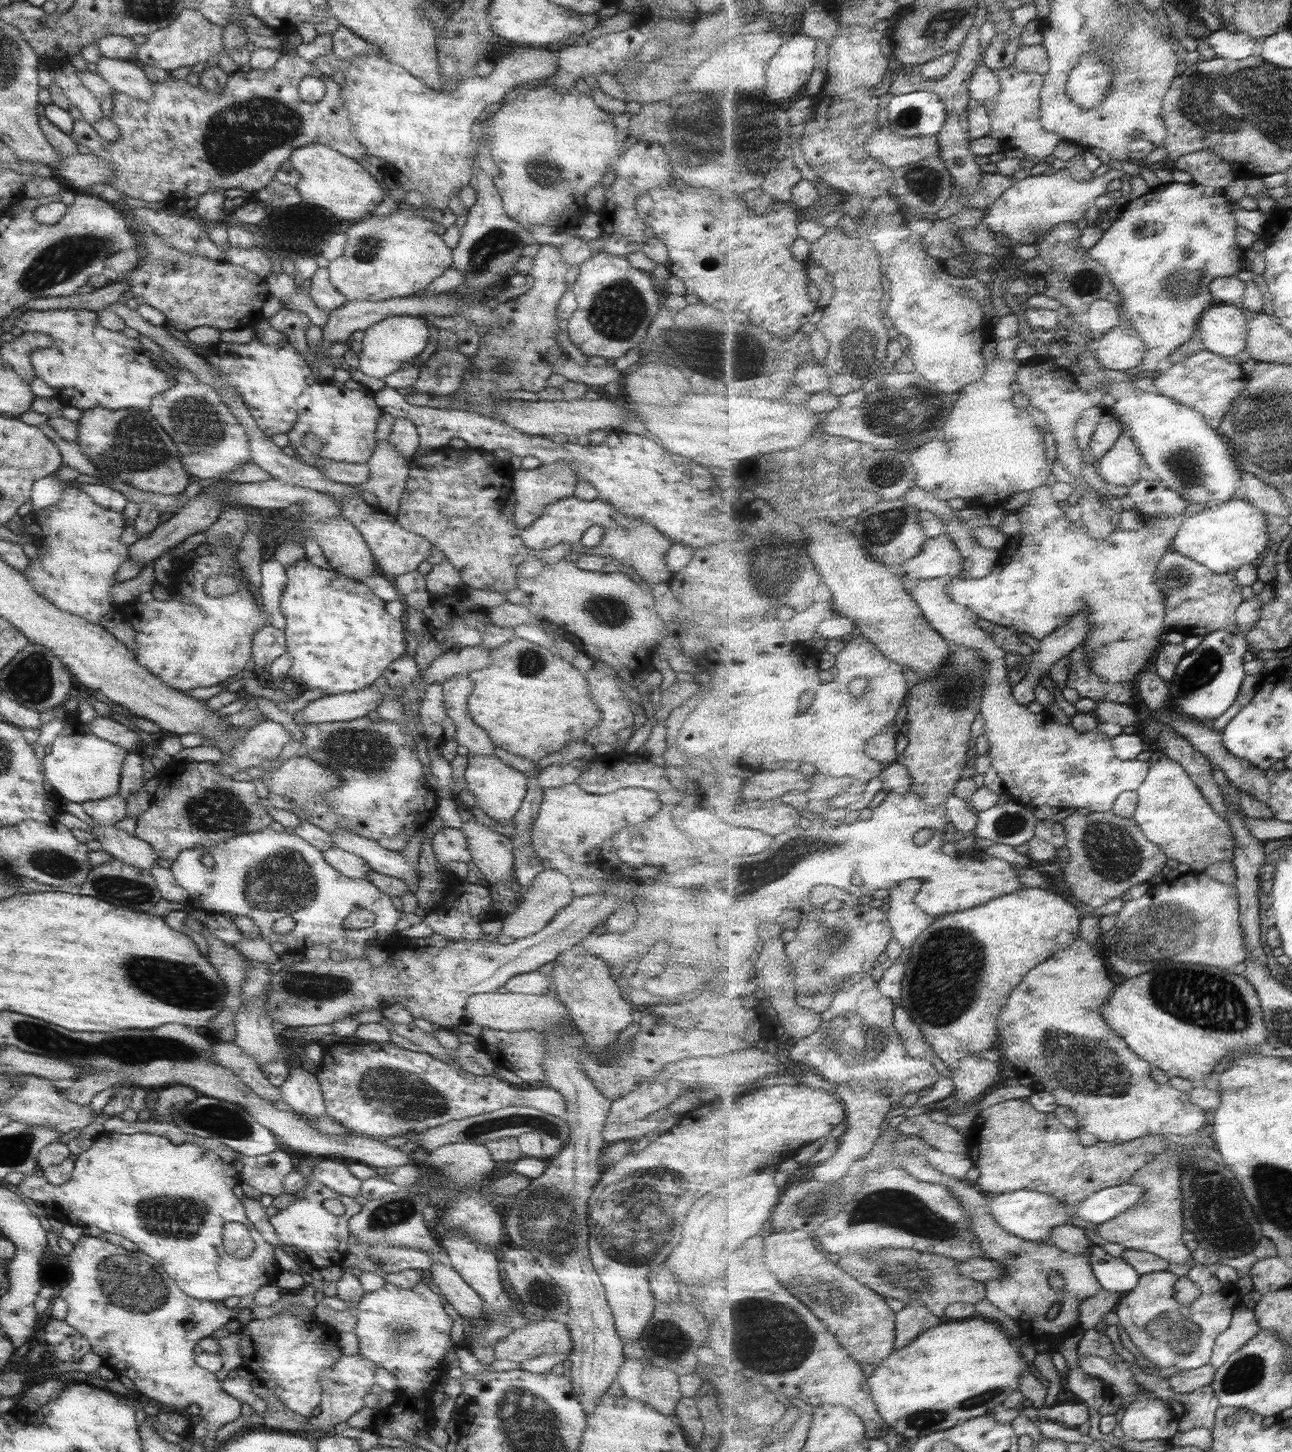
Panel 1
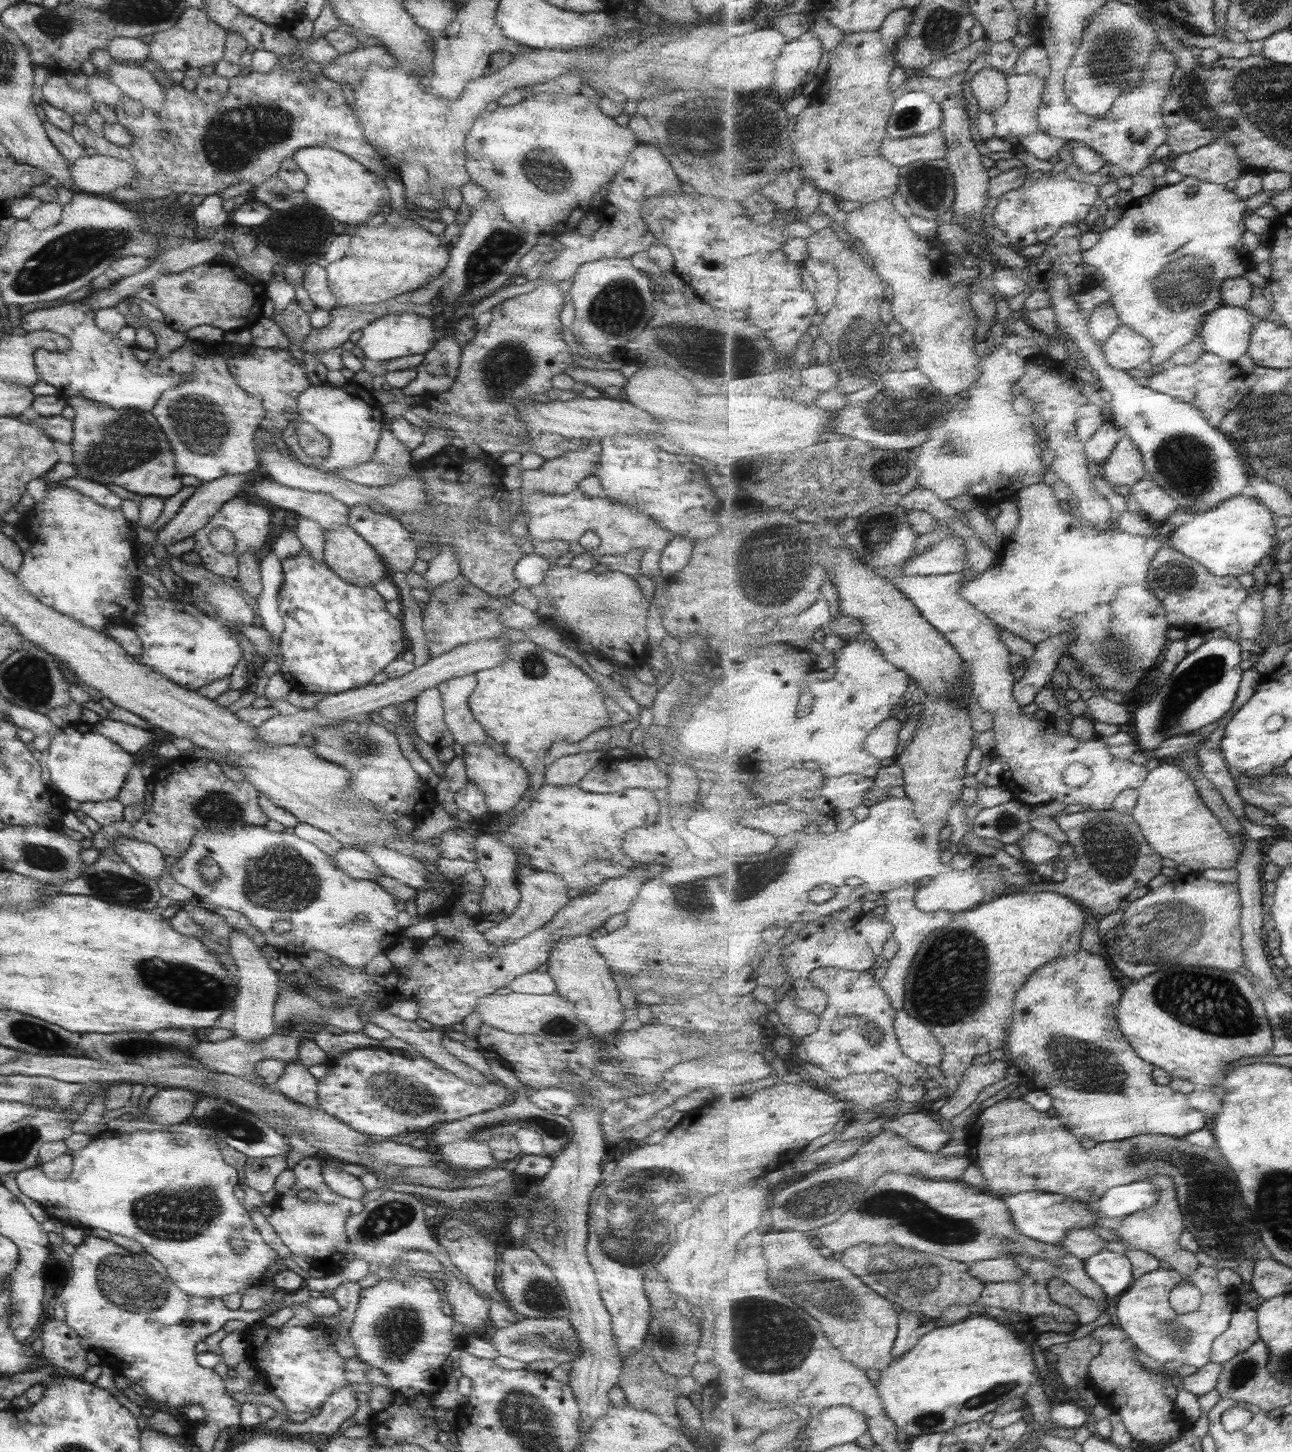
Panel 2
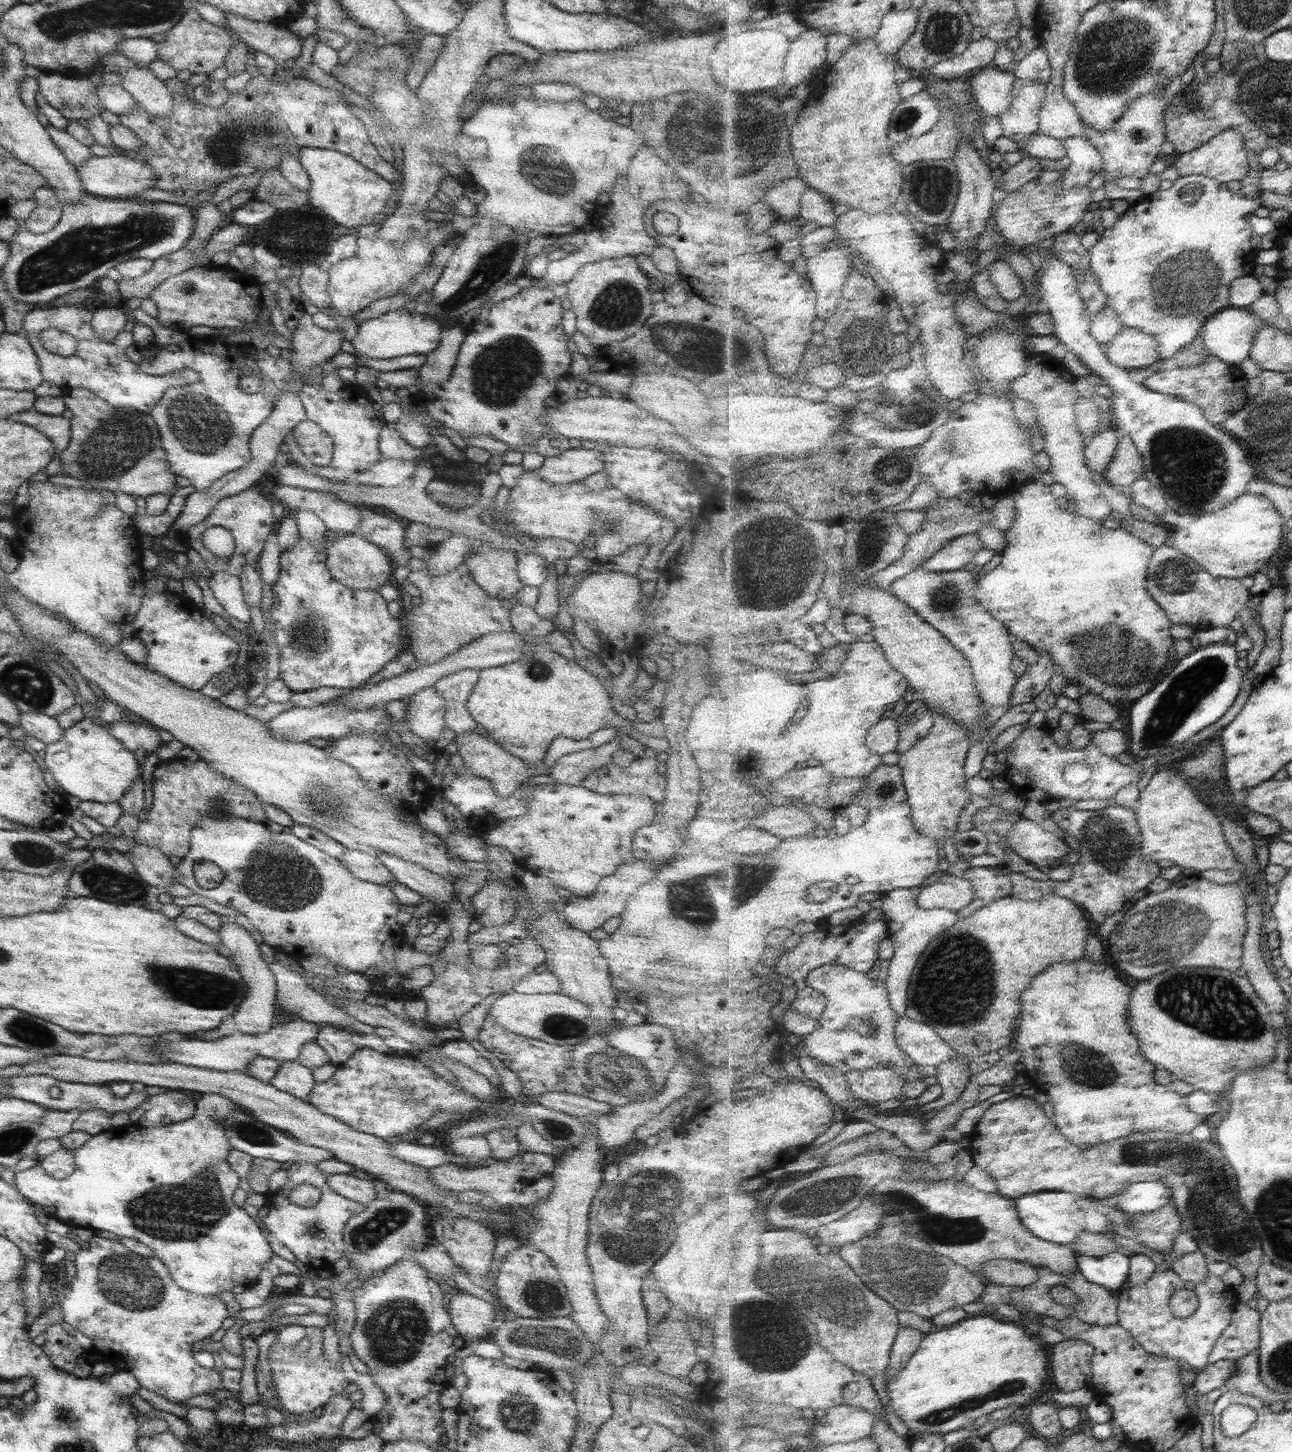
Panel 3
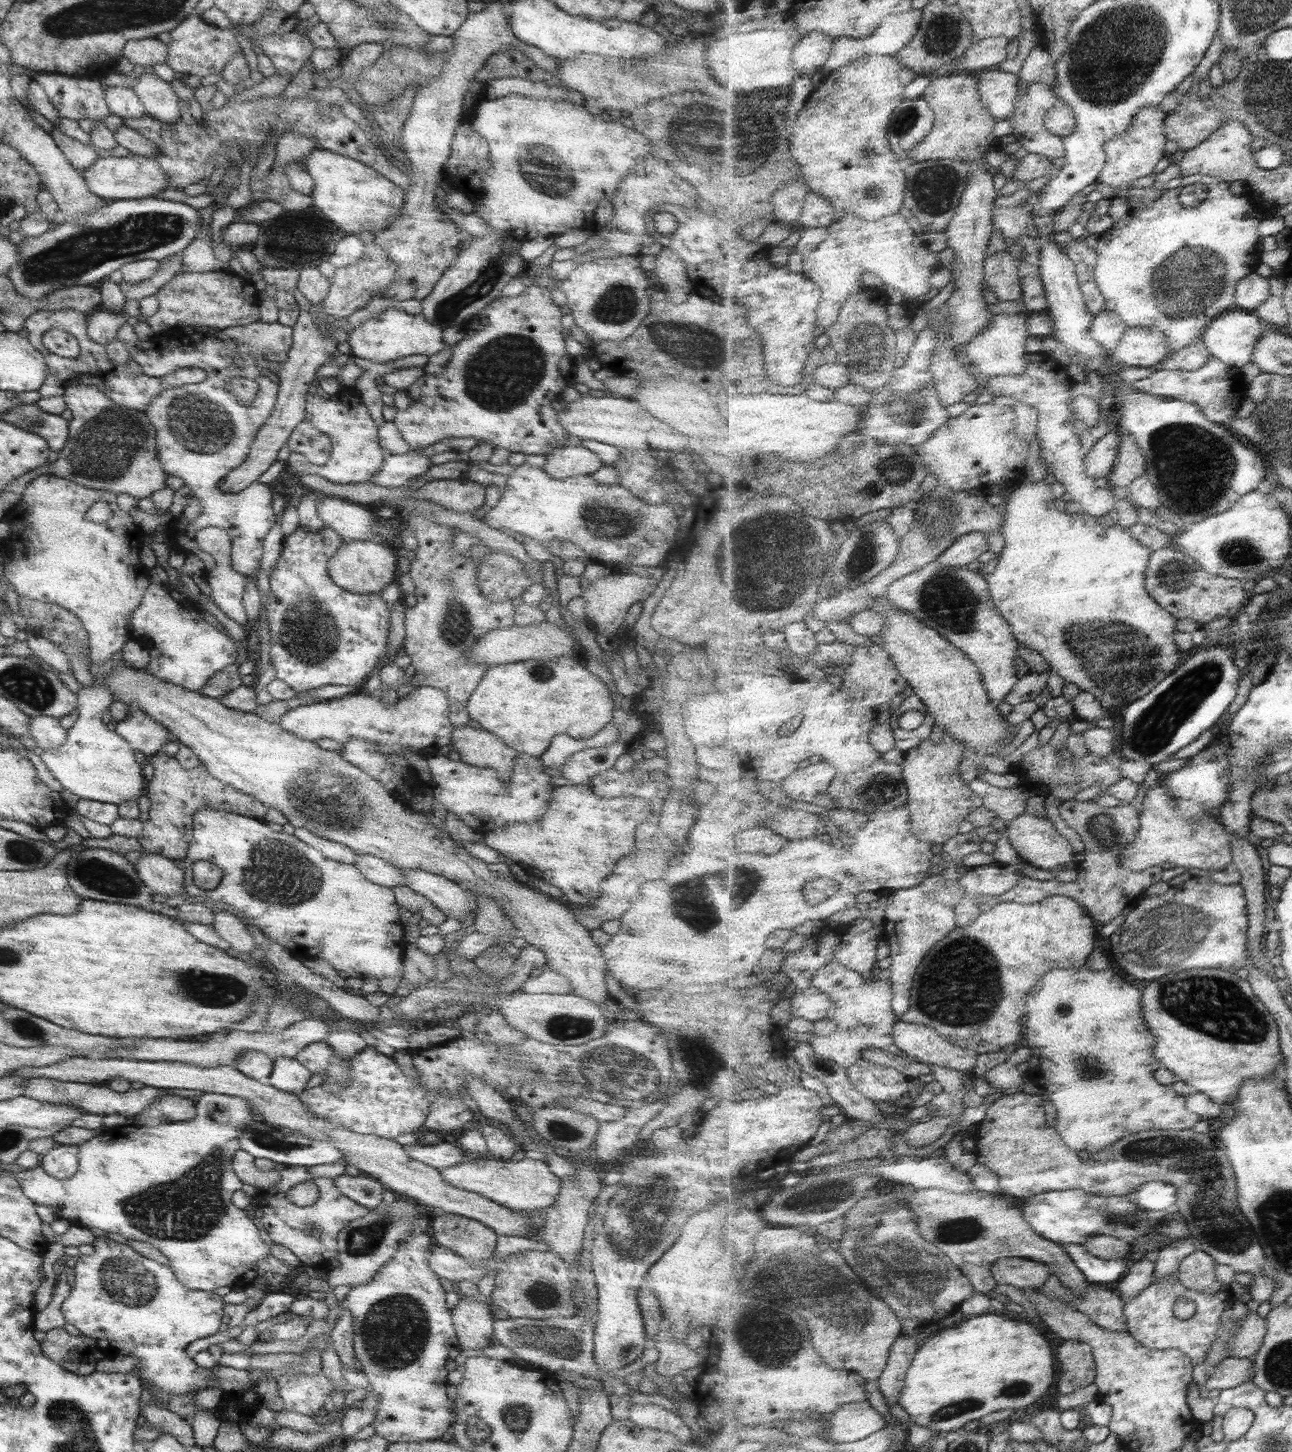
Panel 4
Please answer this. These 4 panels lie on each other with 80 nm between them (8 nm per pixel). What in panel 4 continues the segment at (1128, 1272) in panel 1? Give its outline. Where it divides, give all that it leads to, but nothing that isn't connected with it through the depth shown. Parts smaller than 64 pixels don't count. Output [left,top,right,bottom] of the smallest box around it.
[1065,1244,1132,1284]

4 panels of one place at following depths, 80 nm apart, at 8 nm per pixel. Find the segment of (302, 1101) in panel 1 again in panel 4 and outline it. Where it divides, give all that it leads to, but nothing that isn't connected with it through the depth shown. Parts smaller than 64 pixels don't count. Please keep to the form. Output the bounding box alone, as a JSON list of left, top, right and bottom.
[266,1057,311,1094]

